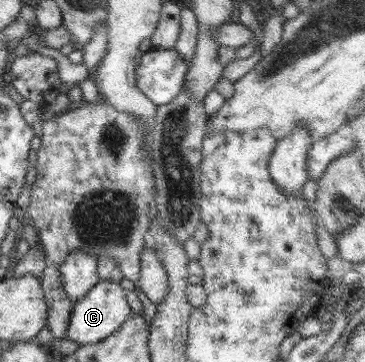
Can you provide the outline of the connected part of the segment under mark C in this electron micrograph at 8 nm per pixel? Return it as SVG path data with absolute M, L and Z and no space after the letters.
M99 280L75 302L69 318L67 338L73 339L79 345L87 345L96 344L114 334L132 313L126 301L126 293L120 283Z

